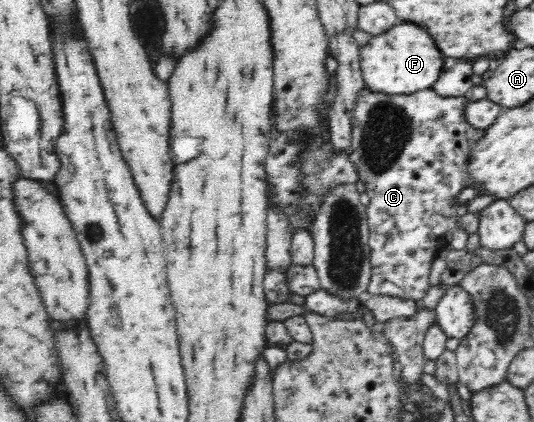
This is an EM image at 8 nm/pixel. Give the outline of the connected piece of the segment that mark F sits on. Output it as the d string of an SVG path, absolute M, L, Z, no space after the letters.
M406 21L383 35L373 36L360 48L360 66L366 88L386 96L411 96L429 89L443 69L444 58L426 31Z

